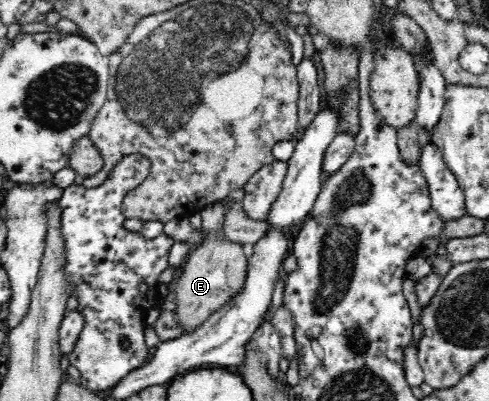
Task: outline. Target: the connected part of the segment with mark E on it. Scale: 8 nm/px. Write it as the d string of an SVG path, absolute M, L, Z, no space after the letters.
M217 200L206 205L199 212L202 224L199 229L203 233L201 244L193 246L187 255L187 262L177 280L175 302L176 319L184 326L187 333L201 326L219 308L229 303L229 300L243 288L247 274L248 256L240 242L231 242L222 234L222 228L228 213L229 205L225 200Z

